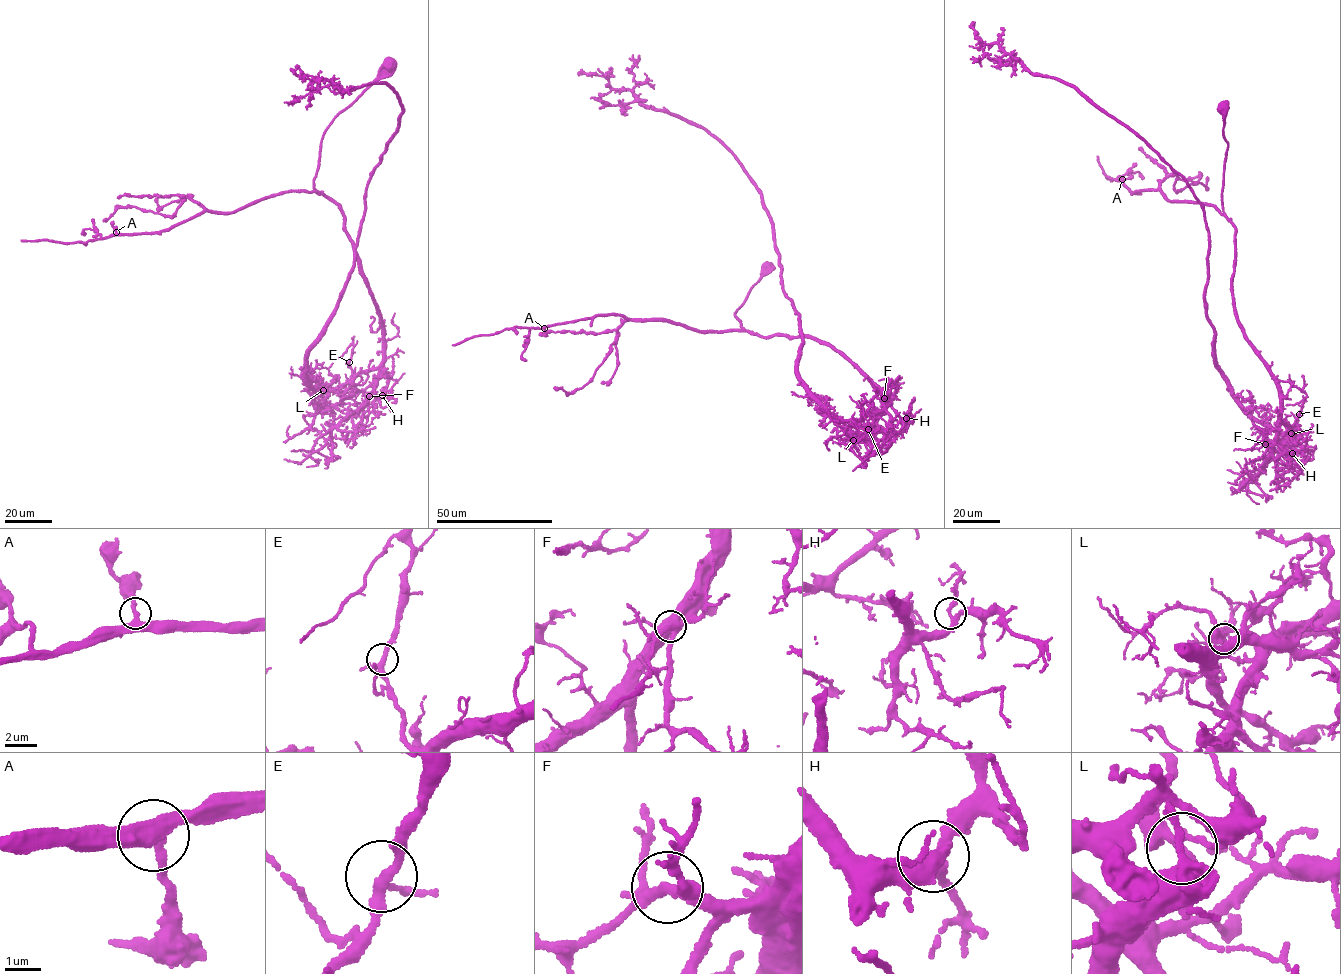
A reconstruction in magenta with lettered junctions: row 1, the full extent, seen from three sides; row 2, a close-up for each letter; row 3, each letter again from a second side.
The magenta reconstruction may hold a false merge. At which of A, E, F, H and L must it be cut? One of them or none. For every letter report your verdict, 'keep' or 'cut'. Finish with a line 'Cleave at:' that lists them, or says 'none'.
A: keep
E: keep
F: keep
H: keep
L: cut
Cleave at: L

